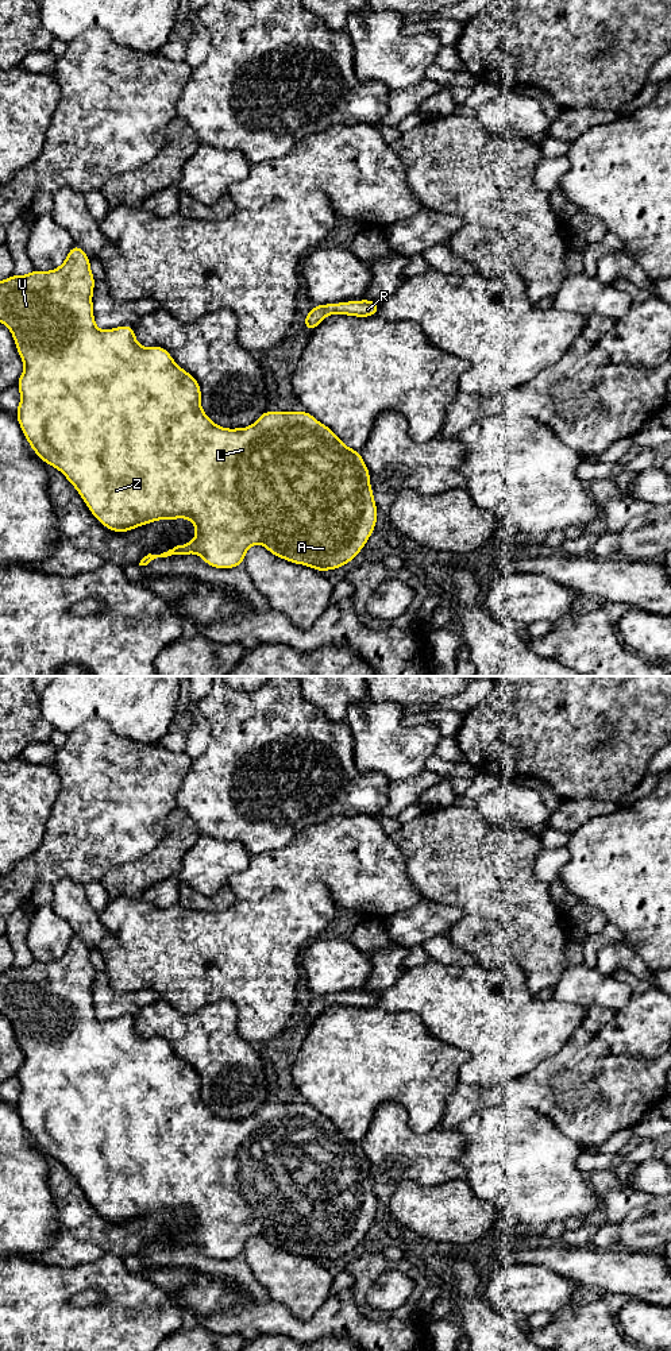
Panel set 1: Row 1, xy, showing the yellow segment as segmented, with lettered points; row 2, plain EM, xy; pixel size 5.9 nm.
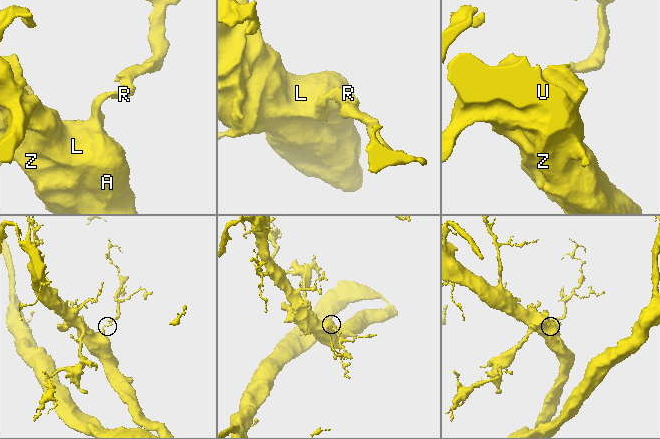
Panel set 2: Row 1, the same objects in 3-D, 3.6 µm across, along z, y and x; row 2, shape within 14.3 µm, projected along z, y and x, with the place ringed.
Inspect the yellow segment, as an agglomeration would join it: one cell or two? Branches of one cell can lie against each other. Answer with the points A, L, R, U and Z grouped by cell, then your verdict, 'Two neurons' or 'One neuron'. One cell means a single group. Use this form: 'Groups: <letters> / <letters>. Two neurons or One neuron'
Groups: A L R U Z. One neuron

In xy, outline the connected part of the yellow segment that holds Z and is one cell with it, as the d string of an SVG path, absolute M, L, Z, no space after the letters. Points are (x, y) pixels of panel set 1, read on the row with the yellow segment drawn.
M73 244L66 260L55 270L50 271L41 271L34 269L28 275L11 275L7 279L0 282L0 323L3 323L12 333L15 346L18 350L19 356L22 358L24 363L24 371L22 373L20 378L16 382L18 389L20 390L20 404L18 406L18 410L15 412L18 422L30 444L30 447L34 449L38 458L41 458L46 464L53 466L54 468L59 470L65 478L76 487L77 493L80 497L84 499L86 503L88 509L90 513L97 518L97 521L108 528L112 532L119 532L119 533L126 533L130 532L131 529L139 528L146 524L151 524L157 520L178 520L178 518L189 518L194 528L197 534L192 541L188 544L180 544L174 547L173 549L169 549L167 552L163 552L161 555L151 555L149 553L144 556L139 566L147 566L151 560L157 557L167 557L171 555L190 555L190 553L197 553L203 557L205 564L219 568L219 570L227 570L227 568L234 568L239 567L243 564L244 555L247 549L254 545L254 544L263 544L266 549L281 559L285 559L286 561L294 563L294 564L302 564L311 568L317 570L319 572L324 574L325 570L339 570L342 566L350 563L354 560L354 557L363 549L365 544L370 539L375 525L377 525L377 514L378 514L378 507L374 502L374 494L371 490L370 485L370 472L369 468L365 463L365 460L360 456L359 451L348 448L336 435L332 429L329 429L327 425L321 424L317 421L309 412L270 412L266 410L263 412L257 421L247 428L235 428L235 429L227 429L223 426L216 425L201 409L201 387L196 378L189 374L188 371L182 370L171 358L167 350L159 346L154 347L142 347L138 344L136 337L135 337L135 331L132 325L122 325L116 327L108 331L101 331L96 327L95 317L93 317L93 302L92 302L92 296L93 296L93 287L95 287L96 279L90 271L90 259L89 256L81 250L78 244Z

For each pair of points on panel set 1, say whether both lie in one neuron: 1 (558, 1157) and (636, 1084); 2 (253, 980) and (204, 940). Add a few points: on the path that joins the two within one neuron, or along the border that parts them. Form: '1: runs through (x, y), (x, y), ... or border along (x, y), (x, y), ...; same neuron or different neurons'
1: border along (551, 1119), (575, 1142); different neurons
2: runs through (240, 968), (227, 954), (216, 952); same neuron

